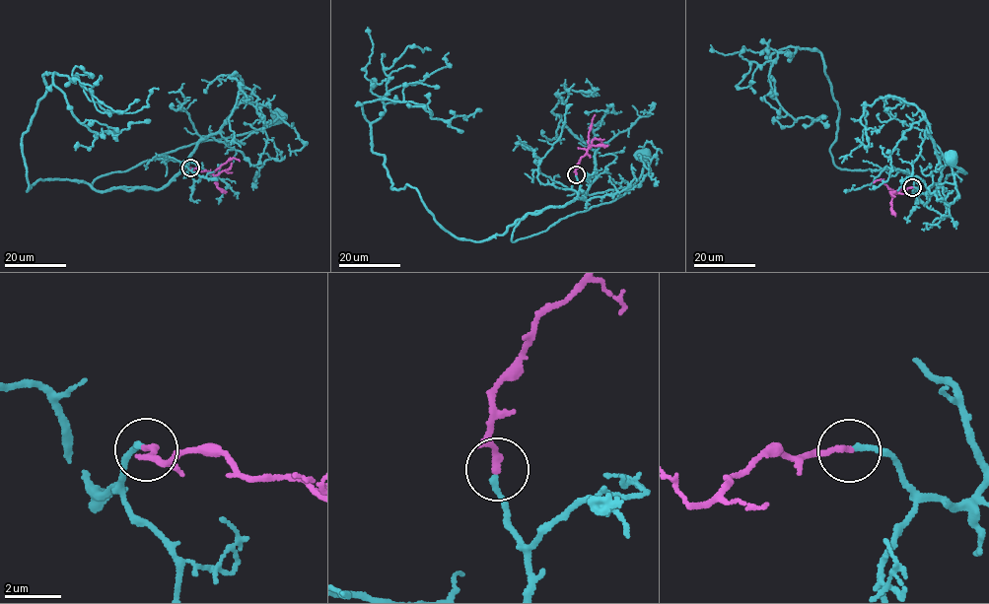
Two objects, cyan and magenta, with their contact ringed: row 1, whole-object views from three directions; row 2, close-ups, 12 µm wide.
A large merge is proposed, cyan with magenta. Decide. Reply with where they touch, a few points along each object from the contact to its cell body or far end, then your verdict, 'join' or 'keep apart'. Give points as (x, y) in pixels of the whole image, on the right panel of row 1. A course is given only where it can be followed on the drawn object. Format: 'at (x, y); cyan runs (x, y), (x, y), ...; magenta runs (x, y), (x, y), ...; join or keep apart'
at (912, 187); cyan runs (913, 187), (928, 191), (925, 205), (912, 194), (943, 184), (957, 170), (967, 173), (949, 158); magenta runs (912, 187), (903, 187), (894, 193), (881, 178), (874, 182); join

